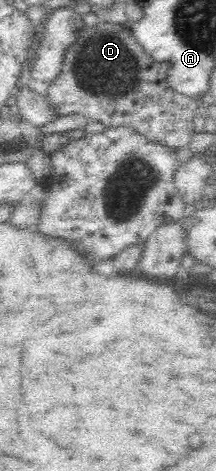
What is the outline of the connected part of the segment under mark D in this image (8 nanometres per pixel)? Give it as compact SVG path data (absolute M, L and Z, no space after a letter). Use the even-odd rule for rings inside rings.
M98 22L84 31L72 51L68 51L64 67L47 90L46 101L55 105L58 115L82 113L89 121L98 121L108 127L126 124L137 129L150 141L163 143L173 149L188 145L188 139L199 127L195 115L197 102L175 93L167 85L167 71L170 65L153 61L138 45L123 24Z

